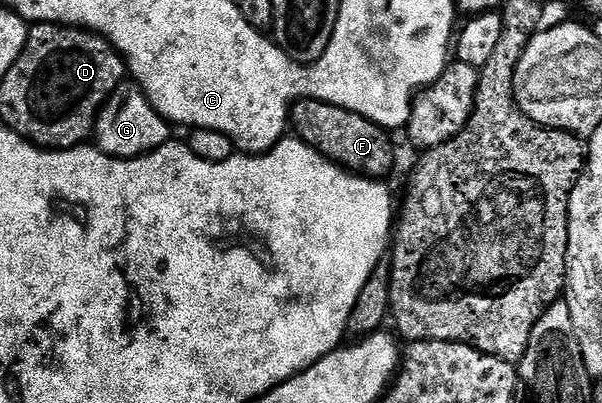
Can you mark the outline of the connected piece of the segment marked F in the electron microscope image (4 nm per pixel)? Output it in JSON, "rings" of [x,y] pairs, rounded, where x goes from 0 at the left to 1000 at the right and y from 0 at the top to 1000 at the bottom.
{"rings":[[[498,246],[487,261],[483,315],[492,342],[517,360],[517,370],[523,370],[537,392],[548,395],[561,414],[571,414],[576,424],[598,429],[608,439],[640,439],[633,434],[643,432],[653,414],[653,355],[646,347],[648,328],[623,300],[616,300],[608,285],[598,285],[575,266],[550,261],[543,251],[528,246]]]}

